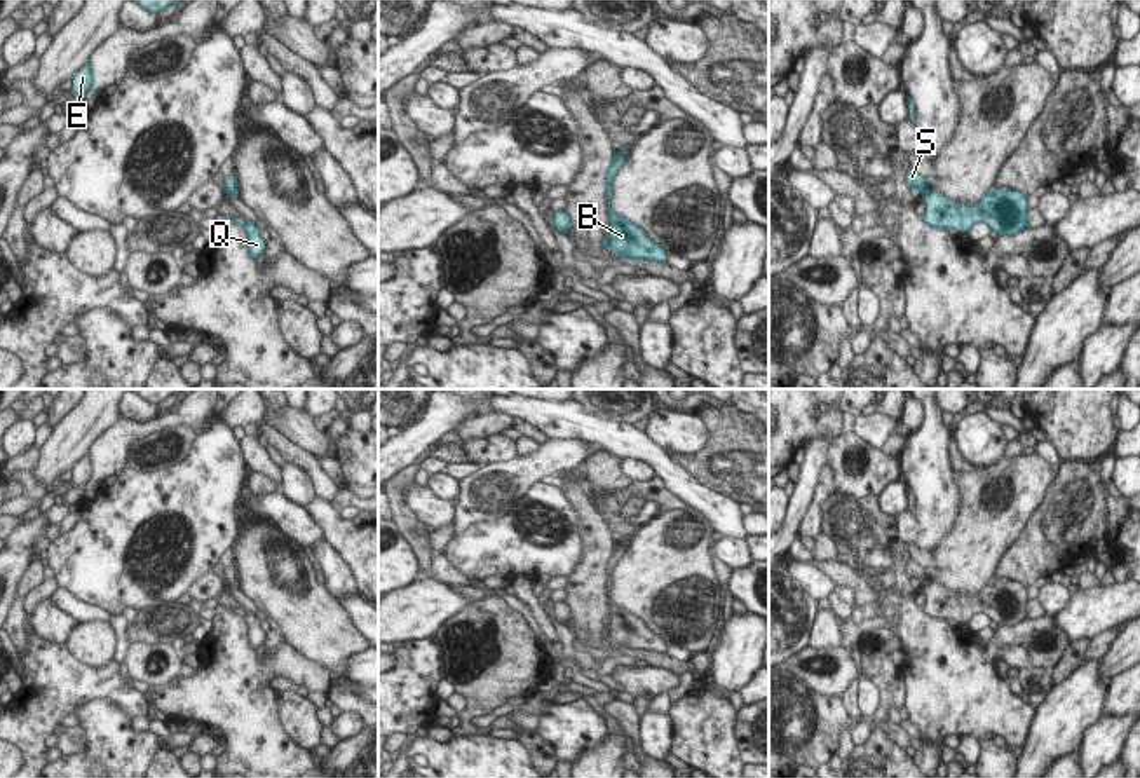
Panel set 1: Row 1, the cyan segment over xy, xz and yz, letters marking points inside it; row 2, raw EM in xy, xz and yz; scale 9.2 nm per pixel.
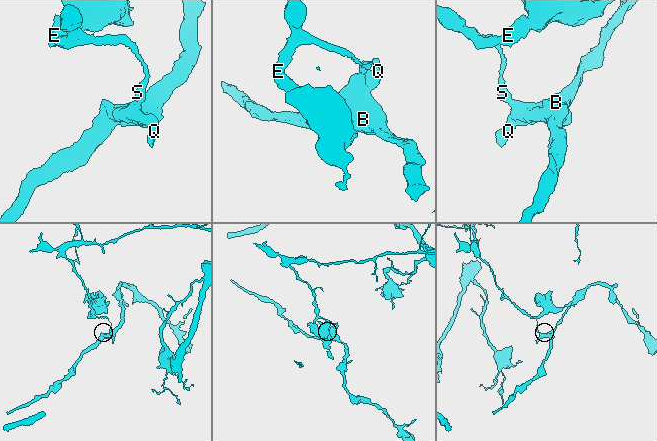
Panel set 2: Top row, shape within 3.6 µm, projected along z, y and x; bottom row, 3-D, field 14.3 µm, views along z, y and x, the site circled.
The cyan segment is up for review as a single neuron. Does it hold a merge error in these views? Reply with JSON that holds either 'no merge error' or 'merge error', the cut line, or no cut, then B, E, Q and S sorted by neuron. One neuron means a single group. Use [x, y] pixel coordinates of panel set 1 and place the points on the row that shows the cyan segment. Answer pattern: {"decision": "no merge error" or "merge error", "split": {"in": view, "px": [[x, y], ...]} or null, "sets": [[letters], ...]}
{"decision": "merge error", "split": {"in": "yz", "px": [[929, 189], [922, 194]]}, "sets": [["B", "Q"], ["E", "S"]]}

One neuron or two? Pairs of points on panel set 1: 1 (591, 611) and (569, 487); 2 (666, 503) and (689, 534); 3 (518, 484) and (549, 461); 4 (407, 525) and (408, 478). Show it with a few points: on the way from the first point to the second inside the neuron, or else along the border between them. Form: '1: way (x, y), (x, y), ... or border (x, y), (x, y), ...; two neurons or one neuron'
1: way (591, 580), (593, 524), (590, 518); one neuron
2: border (687, 506), (661, 513); two neurons
3: way (525, 477), (542, 463); one neuron
4: way (403, 513), (401, 491); one neuron

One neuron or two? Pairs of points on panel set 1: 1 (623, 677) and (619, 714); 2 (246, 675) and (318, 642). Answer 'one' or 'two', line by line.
1: two
2: two

